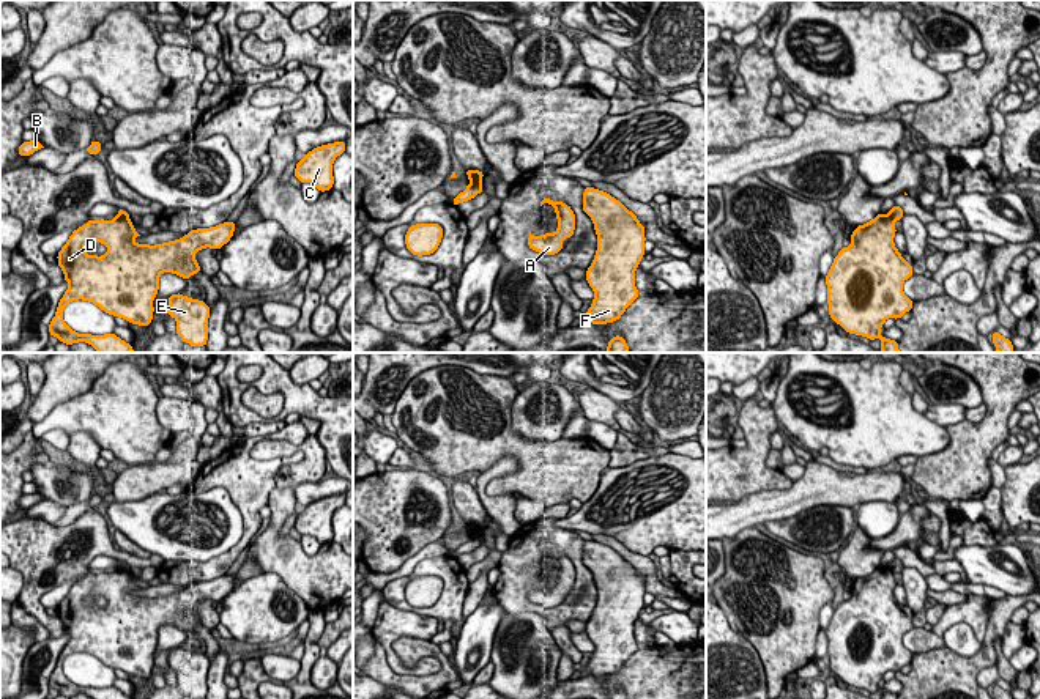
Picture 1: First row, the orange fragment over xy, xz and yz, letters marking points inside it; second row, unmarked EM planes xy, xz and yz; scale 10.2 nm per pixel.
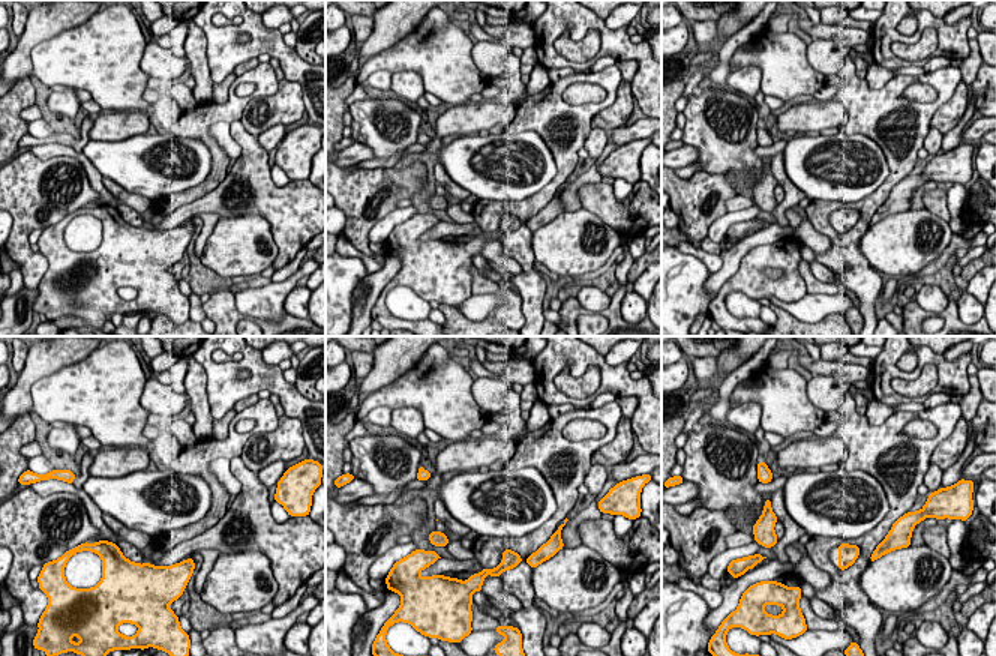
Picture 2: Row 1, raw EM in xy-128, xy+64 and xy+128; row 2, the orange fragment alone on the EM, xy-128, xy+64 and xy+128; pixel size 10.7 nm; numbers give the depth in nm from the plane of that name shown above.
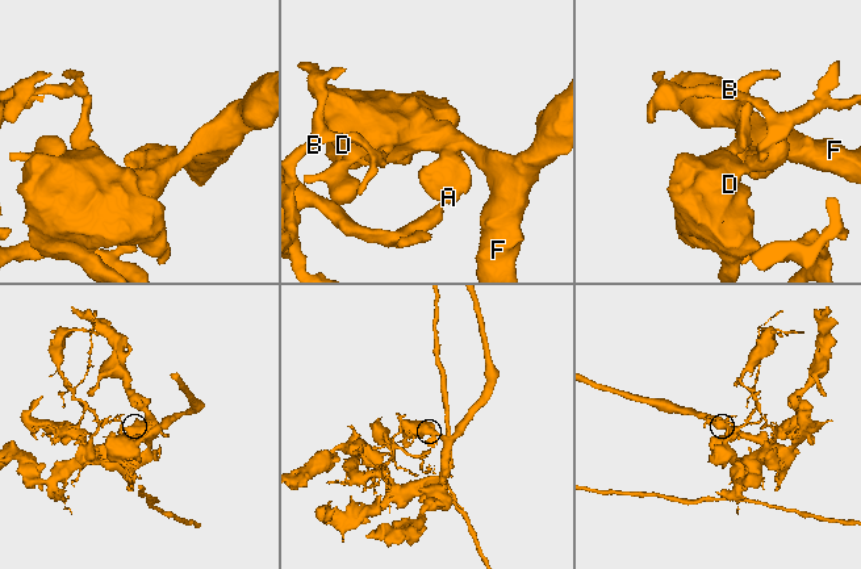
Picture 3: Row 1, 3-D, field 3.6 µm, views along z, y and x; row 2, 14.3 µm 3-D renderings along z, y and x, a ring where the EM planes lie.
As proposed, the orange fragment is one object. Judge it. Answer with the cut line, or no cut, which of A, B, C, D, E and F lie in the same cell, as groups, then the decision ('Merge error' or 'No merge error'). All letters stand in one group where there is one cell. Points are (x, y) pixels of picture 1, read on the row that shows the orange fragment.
Split along xz (479, 183), (470, 186). Groups: A C D E F / B. Merge error

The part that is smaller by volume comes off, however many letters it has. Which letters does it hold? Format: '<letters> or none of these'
B

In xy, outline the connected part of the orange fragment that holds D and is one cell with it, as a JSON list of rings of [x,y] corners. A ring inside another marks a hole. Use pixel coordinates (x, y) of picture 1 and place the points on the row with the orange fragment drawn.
[[[113,217],[112,220],[88,220],[80,228],[74,230],[68,242],[58,252],[58,266],[65,272],[65,280],[69,283],[66,293],[58,302],[57,313],[49,324],[49,334],[58,342],[72,345],[87,342],[98,353],[136,353],[131,343],[123,342],[115,334],[90,335],[77,334],[63,321],[63,309],[71,301],[84,299],[96,304],[109,315],[120,316],[132,324],[148,326],[153,320],[153,299],[159,290],[159,276],[173,272],[183,279],[191,279],[192,274],[202,272],[195,261],[195,252],[205,247],[222,249],[230,241],[235,231],[235,222],[224,222],[211,228],[191,230],[181,239],[164,244],[148,246],[137,244],[134,239],[140,236],[128,217]],[[88,242],[102,242],[107,246],[107,253],[102,257],[87,255],[84,247]]]

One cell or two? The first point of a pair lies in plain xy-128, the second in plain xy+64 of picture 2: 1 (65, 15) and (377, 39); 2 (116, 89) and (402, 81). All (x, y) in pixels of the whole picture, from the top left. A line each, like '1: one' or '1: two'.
1: one
2: two

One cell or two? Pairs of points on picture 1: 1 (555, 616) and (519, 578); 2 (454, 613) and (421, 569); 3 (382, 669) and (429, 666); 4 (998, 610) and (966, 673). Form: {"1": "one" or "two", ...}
{"1": "one", "2": "one", "3": "two", "4": "one"}

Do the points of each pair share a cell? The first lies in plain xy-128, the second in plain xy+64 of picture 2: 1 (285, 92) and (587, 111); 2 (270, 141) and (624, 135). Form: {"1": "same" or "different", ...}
{"1": "different", "2": "same"}

